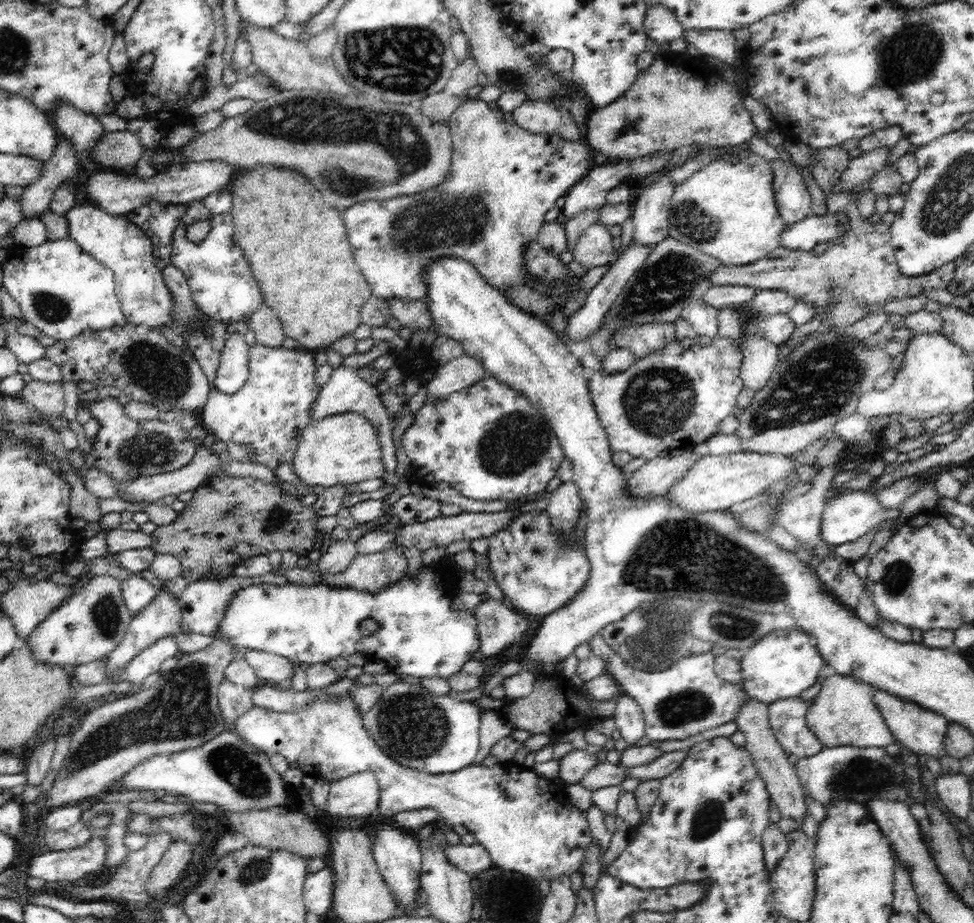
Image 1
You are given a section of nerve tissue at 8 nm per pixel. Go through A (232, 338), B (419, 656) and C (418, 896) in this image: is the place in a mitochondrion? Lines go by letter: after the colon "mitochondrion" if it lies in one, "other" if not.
A: other
B: other
C: other

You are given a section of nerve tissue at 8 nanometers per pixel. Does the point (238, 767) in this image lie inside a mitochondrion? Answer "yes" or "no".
yes

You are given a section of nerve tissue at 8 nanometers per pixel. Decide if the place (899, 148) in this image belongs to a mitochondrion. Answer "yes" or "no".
no

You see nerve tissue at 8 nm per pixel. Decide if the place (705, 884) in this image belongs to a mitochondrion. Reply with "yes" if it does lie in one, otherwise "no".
no

